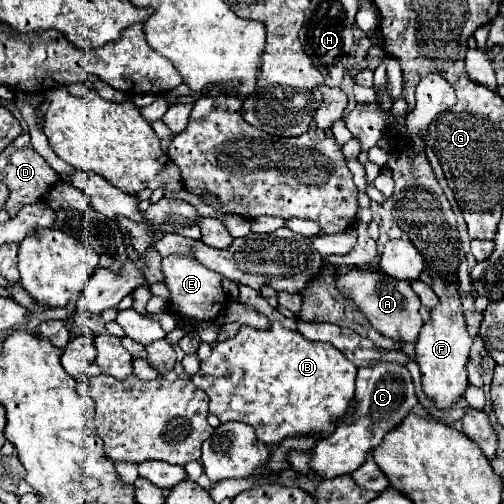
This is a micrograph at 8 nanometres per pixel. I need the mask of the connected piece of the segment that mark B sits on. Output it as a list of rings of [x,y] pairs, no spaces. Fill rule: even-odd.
[[[273,322],[271,330],[255,330],[249,326],[241,326],[235,338],[215,344],[211,356],[207,360],[201,360],[201,368],[195,376],[191,376],[191,380],[193,384],[205,390],[205,394],[209,396],[209,410],[217,414],[221,422],[245,422],[255,428],[257,440],[267,446],[273,446],[287,436],[309,432],[319,432],[321,436],[331,434],[335,428],[331,420],[345,414],[349,402],[353,400],[355,374],[355,364],[351,364],[337,348],[331,348],[331,344],[311,342],[299,332],[283,328],[281,322]]]

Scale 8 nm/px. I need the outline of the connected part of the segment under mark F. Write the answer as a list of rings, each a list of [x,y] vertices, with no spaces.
[[[401,156],[401,160],[389,160],[387,166],[393,172],[395,192],[393,200],[393,220],[397,226],[407,232],[409,240],[415,242],[415,248],[423,252],[427,272],[431,276],[431,288],[439,298],[439,304],[431,310],[431,320],[423,324],[419,340],[415,344],[415,360],[421,368],[423,392],[435,400],[437,408],[453,408],[467,388],[467,370],[469,348],[473,338],[465,328],[465,318],[461,310],[461,298],[457,292],[457,268],[459,268],[459,230],[457,218],[451,210],[451,204],[439,186],[429,160],[411,160]]]

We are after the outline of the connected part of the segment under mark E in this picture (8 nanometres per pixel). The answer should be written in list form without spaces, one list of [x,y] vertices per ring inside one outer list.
[[[167,256],[163,258],[163,266],[161,266],[165,280],[167,280],[167,288],[171,292],[171,306],[179,312],[179,316],[183,320],[213,320],[221,308],[227,304],[227,296],[221,288],[223,276],[219,276],[217,272],[211,272],[209,268],[205,268],[203,264],[199,264],[195,258],[191,256]]]

